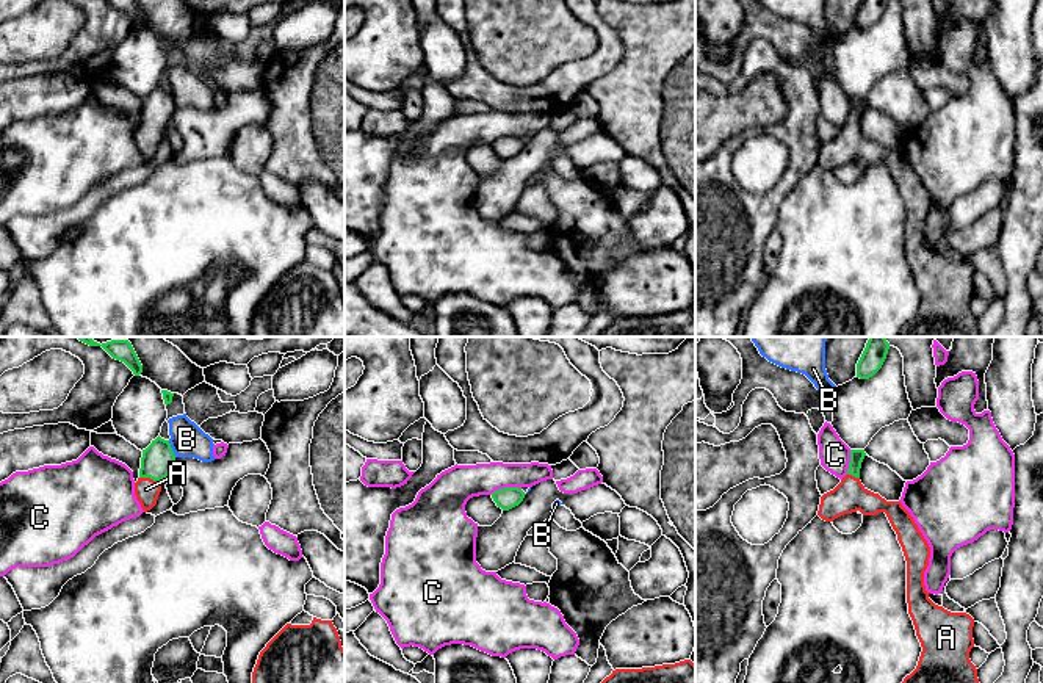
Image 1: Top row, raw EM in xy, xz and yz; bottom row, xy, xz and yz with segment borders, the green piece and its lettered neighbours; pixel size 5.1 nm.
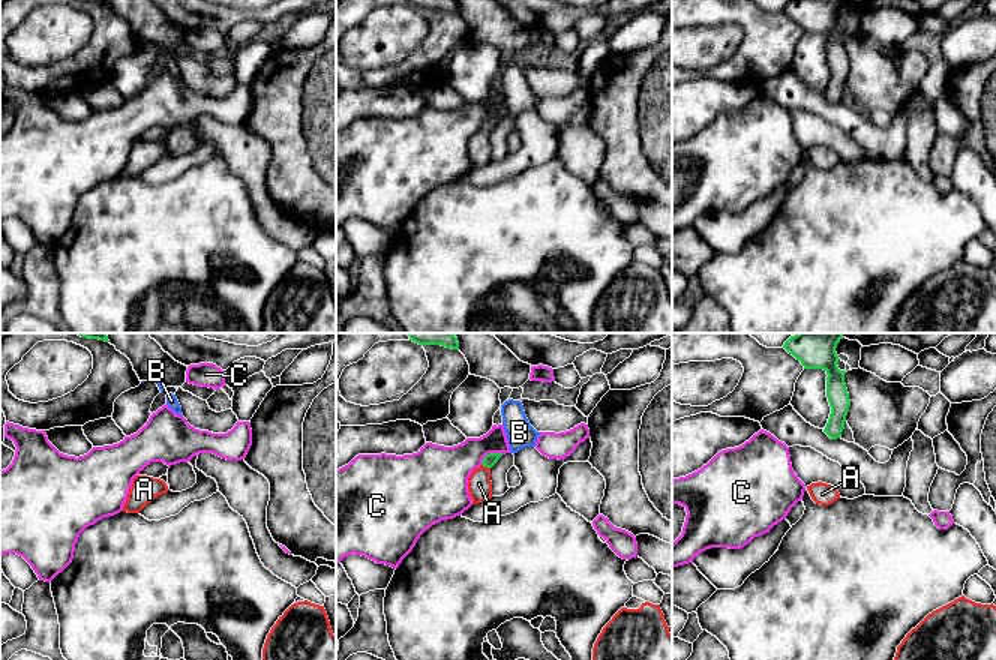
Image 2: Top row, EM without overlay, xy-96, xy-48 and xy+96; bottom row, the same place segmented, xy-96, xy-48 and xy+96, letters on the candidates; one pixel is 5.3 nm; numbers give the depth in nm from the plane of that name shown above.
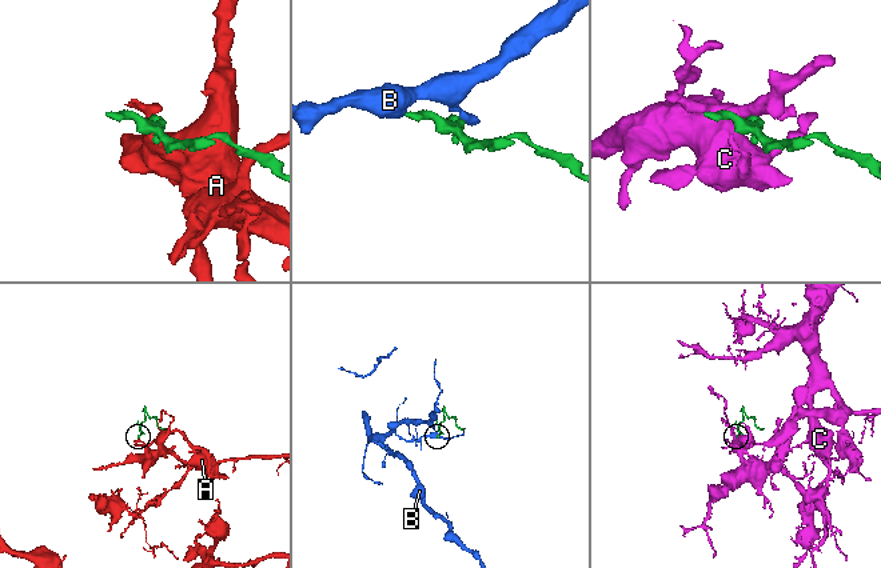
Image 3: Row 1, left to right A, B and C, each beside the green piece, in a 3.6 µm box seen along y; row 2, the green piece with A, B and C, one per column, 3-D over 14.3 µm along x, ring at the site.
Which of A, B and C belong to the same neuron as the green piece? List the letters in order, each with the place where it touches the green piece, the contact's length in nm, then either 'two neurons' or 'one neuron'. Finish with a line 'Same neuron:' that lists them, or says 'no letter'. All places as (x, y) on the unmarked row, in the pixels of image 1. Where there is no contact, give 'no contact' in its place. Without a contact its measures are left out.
A: xy (151, 127) | 120 nm | one neuron
B: xy (171, 97) | 100 nm | two neurons
C: xz (505, 137) | 160 nm | two neurons
Same neuron: A

